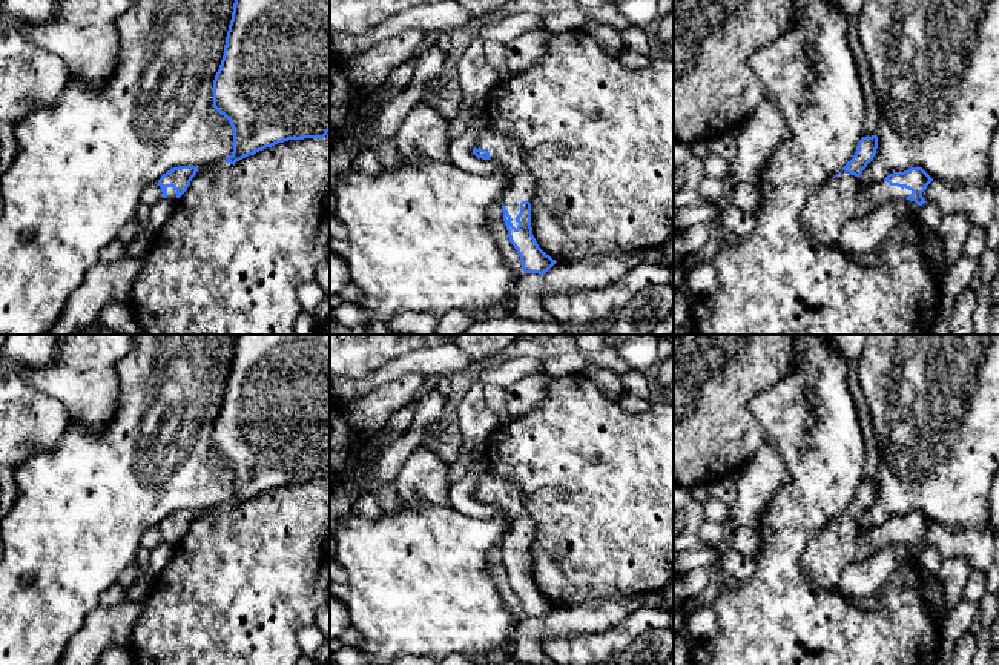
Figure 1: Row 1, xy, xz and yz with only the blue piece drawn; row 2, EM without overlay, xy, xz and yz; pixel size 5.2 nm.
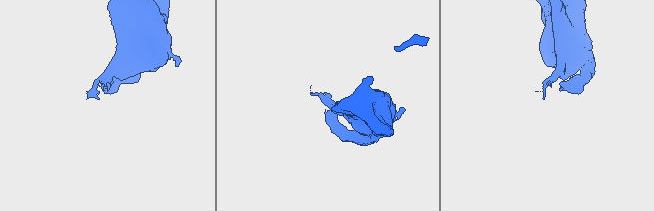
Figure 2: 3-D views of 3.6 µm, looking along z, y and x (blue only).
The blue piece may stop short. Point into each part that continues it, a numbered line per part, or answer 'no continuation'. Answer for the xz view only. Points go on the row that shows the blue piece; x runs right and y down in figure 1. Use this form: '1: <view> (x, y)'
1: xz (505, 151)

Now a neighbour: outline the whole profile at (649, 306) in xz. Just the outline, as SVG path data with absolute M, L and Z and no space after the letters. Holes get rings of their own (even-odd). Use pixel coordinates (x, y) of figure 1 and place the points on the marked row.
M655 284L638 290L614 316L612 327L603 335L652 335L657 324L674 312L674 287Z

